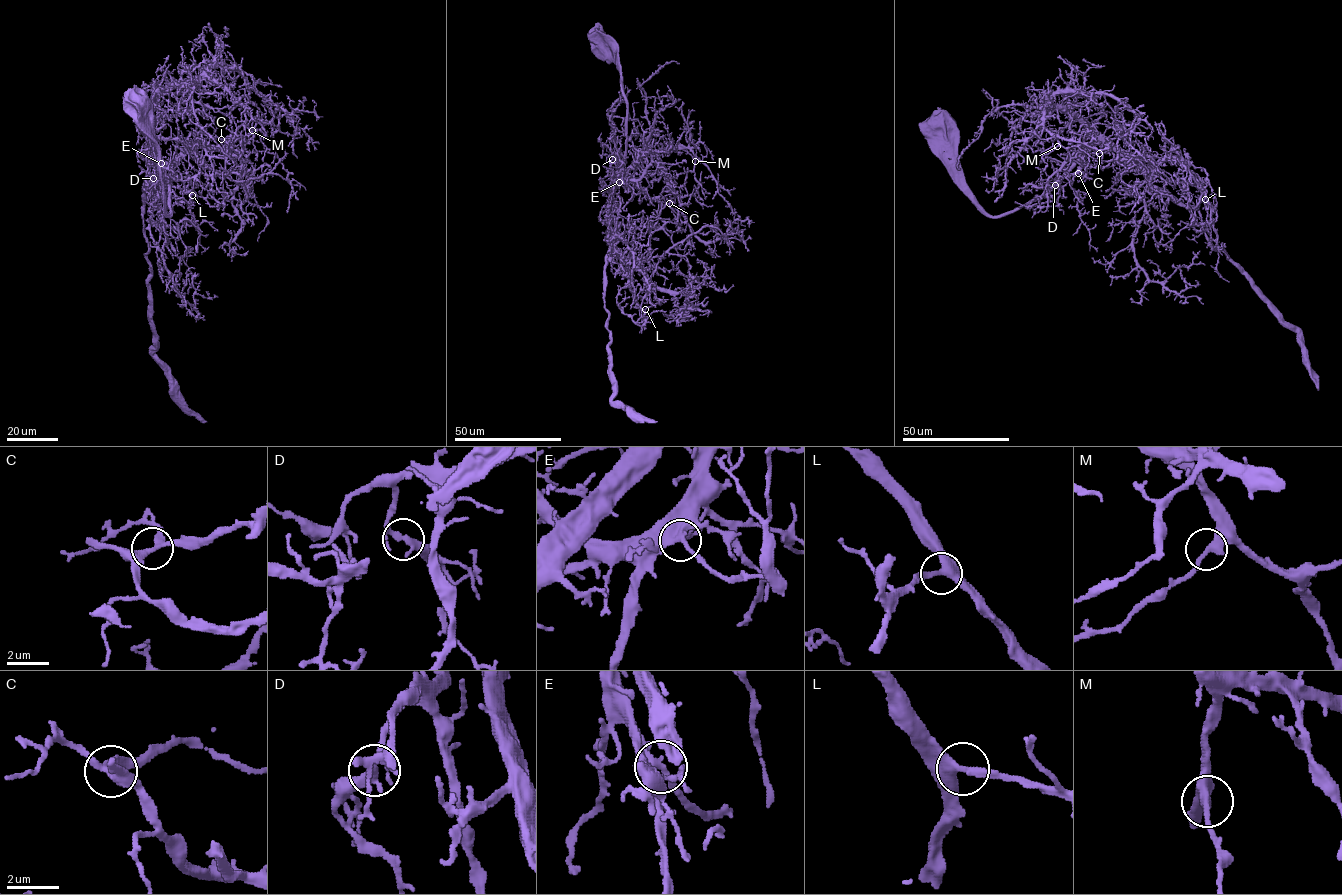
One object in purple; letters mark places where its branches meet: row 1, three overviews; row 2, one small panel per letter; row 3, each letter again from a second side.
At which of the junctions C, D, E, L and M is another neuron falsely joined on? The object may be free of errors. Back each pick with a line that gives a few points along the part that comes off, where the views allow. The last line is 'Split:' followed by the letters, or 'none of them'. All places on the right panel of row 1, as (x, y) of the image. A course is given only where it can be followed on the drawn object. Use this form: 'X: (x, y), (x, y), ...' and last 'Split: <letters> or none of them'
Split: none of them

